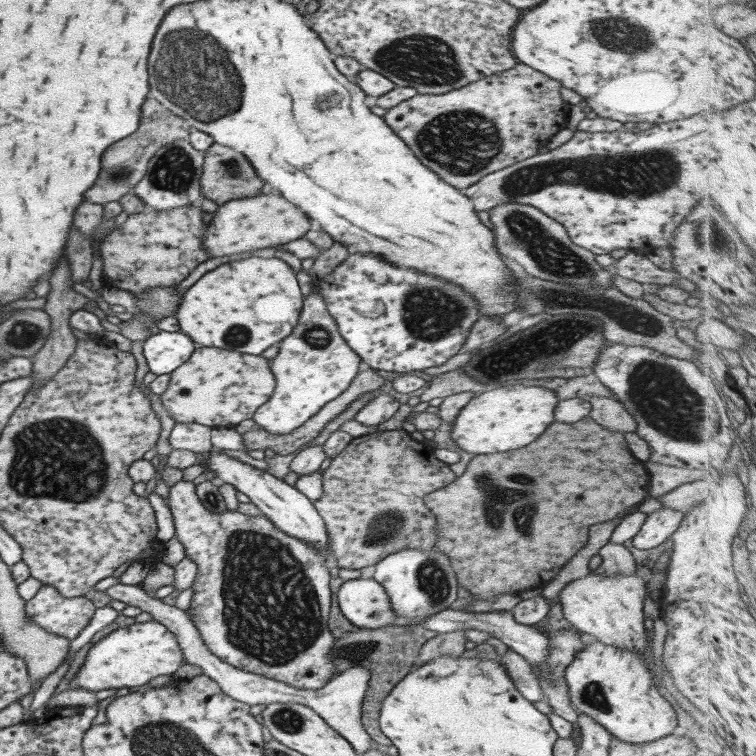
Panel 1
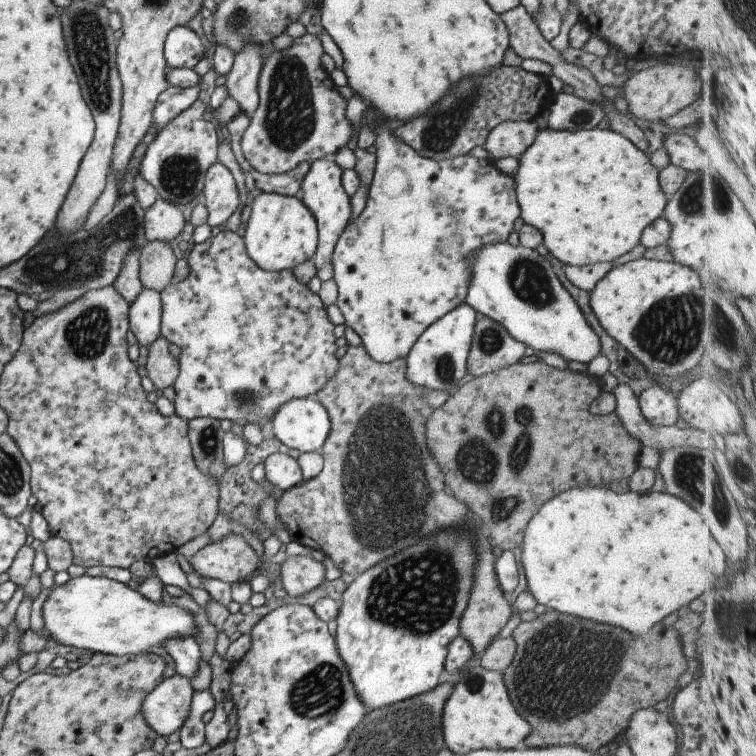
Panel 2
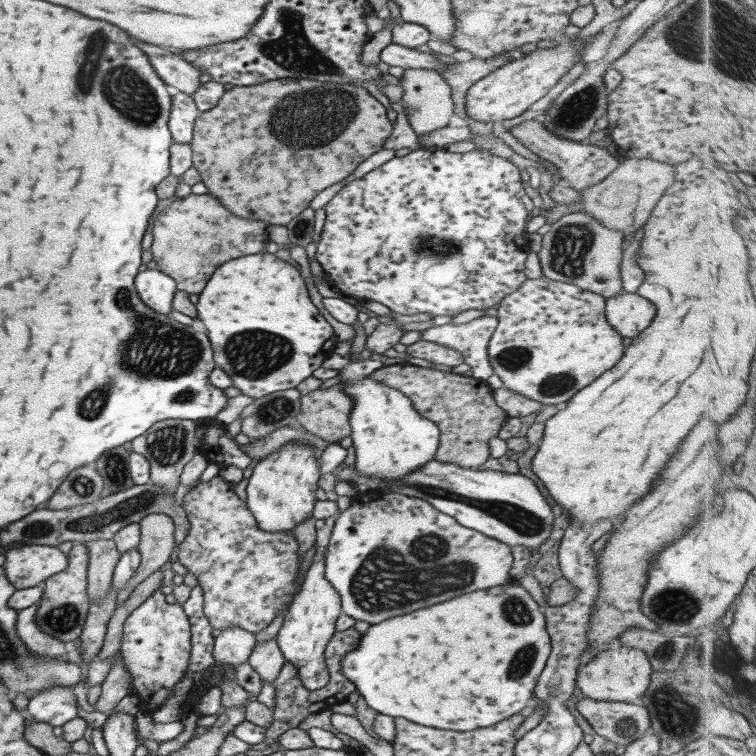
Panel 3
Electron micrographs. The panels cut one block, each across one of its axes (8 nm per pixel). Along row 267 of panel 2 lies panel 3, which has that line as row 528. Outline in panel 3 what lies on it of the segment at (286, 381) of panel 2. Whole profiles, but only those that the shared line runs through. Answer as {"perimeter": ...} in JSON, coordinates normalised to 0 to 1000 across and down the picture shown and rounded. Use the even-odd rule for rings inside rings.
{"perimeter":[[[284,630],[258,646],[241,659],[251,698],[237,720],[230,739],[237,742],[261,766],[267,776],[269,812],[279,831],[290,833],[300,827],[313,827],[335,839],[348,833],[361,817],[380,808],[399,766],[390,770],[398,737],[393,733],[393,717],[386,704],[351,704],[343,701],[337,688],[308,651],[307,643]]]}

